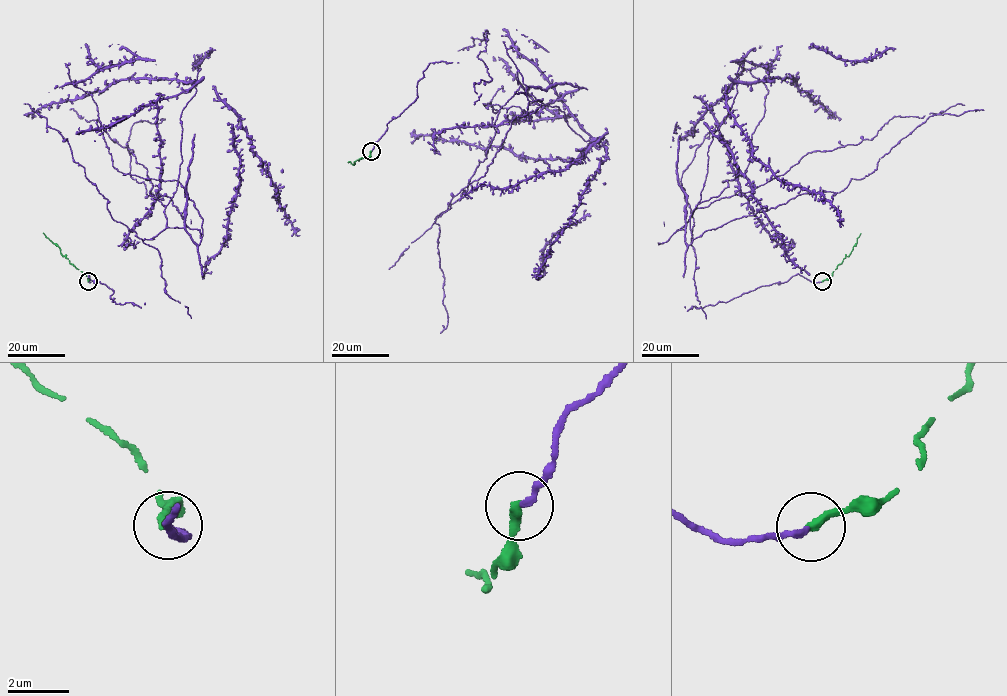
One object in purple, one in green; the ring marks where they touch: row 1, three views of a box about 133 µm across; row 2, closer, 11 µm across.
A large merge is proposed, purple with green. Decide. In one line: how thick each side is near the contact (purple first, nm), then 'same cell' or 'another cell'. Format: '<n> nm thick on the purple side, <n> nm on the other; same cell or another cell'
180 nm thick on the purple side, 300 nm on the other; same cell

